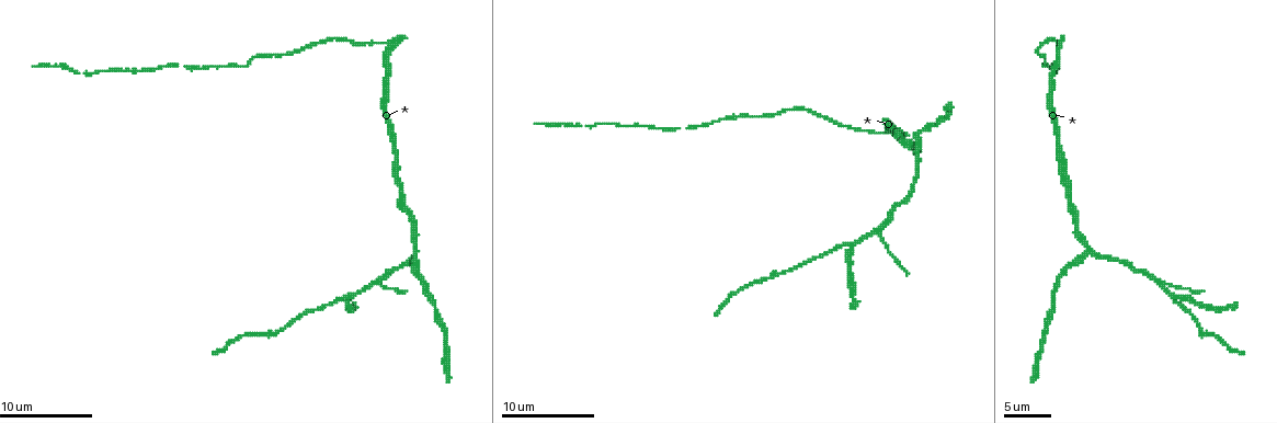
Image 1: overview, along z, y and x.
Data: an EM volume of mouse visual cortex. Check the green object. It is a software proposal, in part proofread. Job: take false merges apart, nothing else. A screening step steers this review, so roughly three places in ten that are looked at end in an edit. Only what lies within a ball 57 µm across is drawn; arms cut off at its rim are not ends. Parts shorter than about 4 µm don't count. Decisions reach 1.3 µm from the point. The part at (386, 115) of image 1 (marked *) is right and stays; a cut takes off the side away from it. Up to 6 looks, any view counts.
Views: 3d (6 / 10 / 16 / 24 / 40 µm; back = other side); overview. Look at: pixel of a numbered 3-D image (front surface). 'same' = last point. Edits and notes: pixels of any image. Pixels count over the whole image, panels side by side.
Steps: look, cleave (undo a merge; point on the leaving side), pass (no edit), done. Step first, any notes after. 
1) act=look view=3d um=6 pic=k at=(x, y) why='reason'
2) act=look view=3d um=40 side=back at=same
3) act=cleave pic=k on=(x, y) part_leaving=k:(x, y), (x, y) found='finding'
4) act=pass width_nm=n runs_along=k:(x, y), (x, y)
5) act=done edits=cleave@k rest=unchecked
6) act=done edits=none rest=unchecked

act=look view=3d um=10 pic=1 at=(1091, 253) why='arms part here'

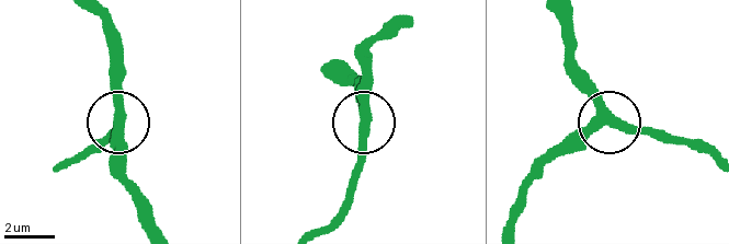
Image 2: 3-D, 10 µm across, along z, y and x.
act=look view=3d um=6 pic=2 at=(607, 122)

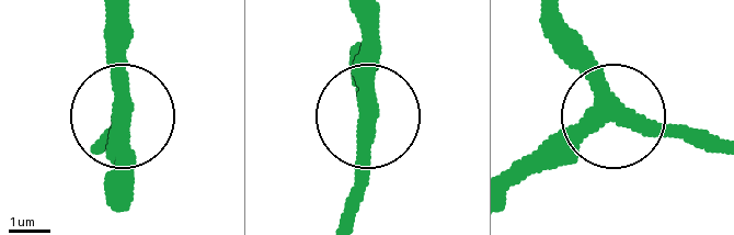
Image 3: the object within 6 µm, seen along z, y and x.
act=pass runs_along=3:(350, 60), (367, 105), (370, 32) found='continuous, no second neuron'

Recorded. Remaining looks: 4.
act=look view=3d um=6 pic=1 at=(259, 335) why='sudden change in width'

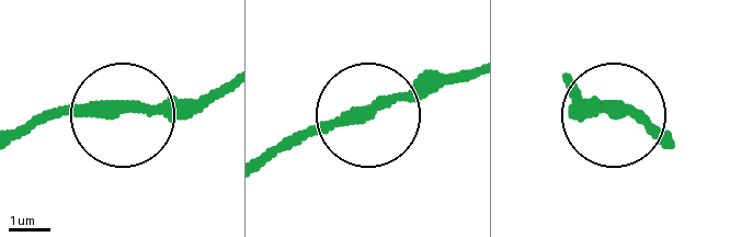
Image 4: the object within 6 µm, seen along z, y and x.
act=look view=3d um=6 side=back pic=4 at=(372, 108) why='from behind'

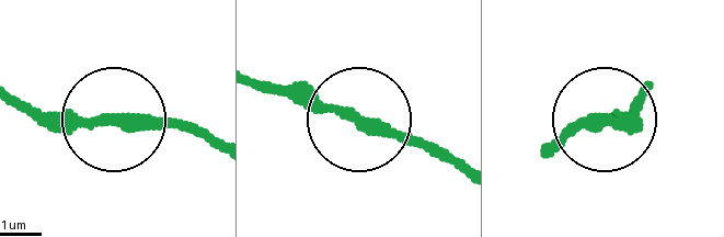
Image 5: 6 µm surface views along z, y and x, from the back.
act=pass runs_along=5:(255, 86), (423, 138), (450, 159) found='all the same neuron'

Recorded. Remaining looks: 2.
act=look view=3d um=16 pic=1 at=(1161, 283) why='three-way junction'

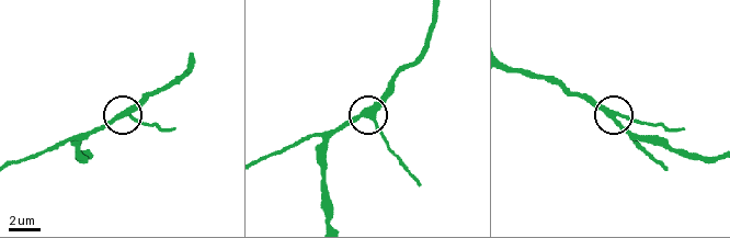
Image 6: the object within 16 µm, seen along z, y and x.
act=pass arms=3 found='one neuron here'

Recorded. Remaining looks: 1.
act=done edits=none rest=unchecked

